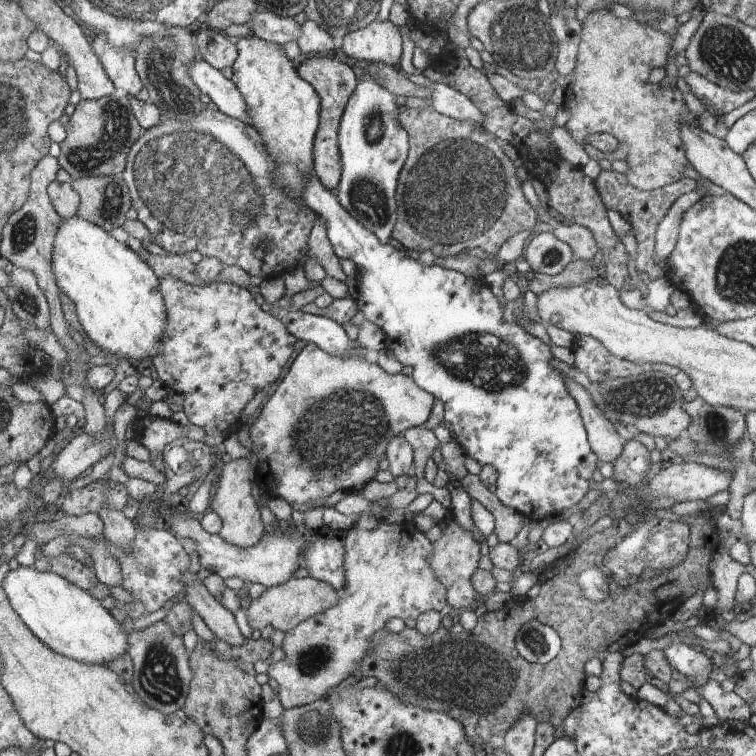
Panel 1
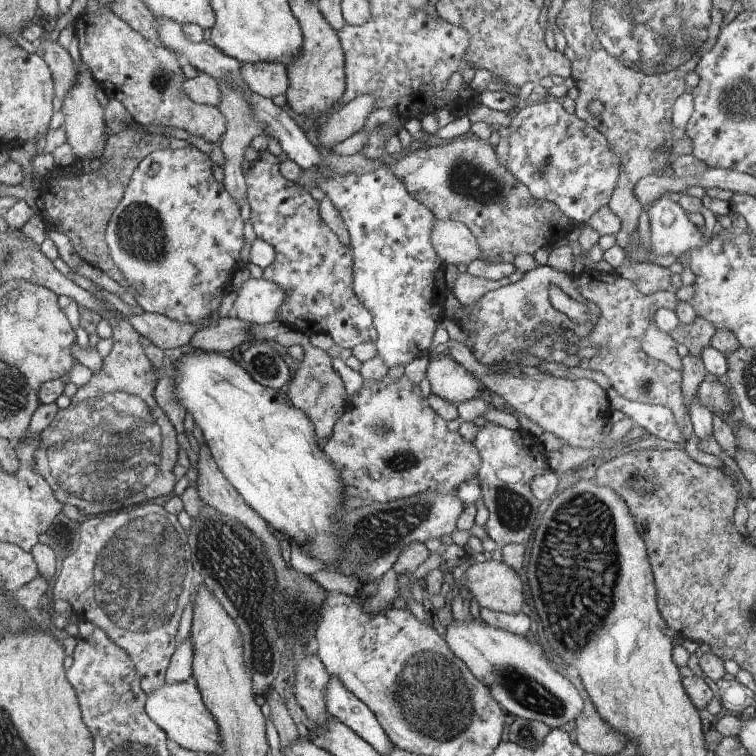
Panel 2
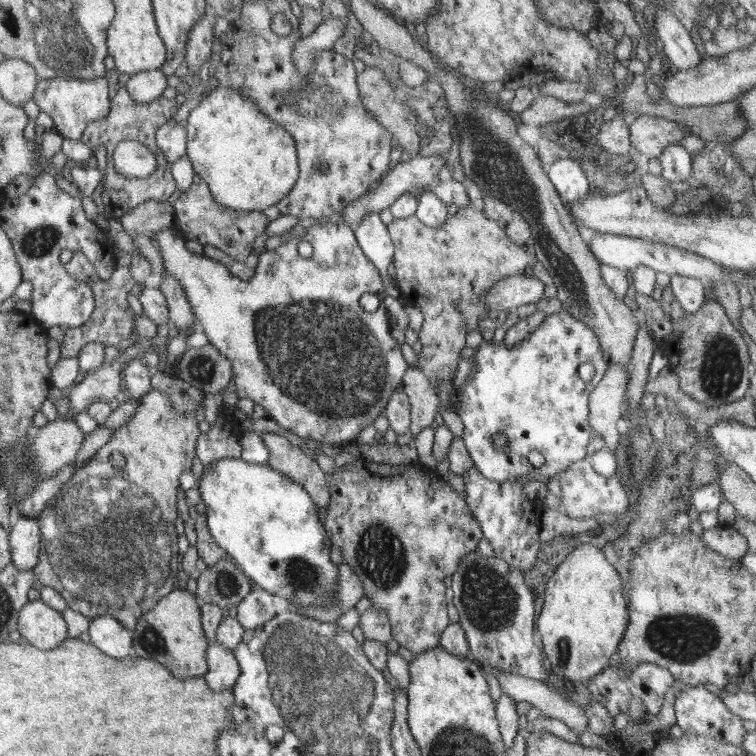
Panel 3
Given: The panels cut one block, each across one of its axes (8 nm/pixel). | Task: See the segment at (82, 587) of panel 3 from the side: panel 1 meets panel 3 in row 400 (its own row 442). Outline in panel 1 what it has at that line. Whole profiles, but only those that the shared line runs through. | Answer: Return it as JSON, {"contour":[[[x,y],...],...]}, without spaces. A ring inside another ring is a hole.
{"contour":[[[151,413],[144,417],[137,417],[135,426],[138,441],[150,451],[150,462],[160,472],[164,472],[165,462],[162,457],[162,450],[167,444],[178,440],[178,438],[199,441],[204,441],[206,438],[205,430],[190,422],[183,426],[172,419],[154,417]]]}

